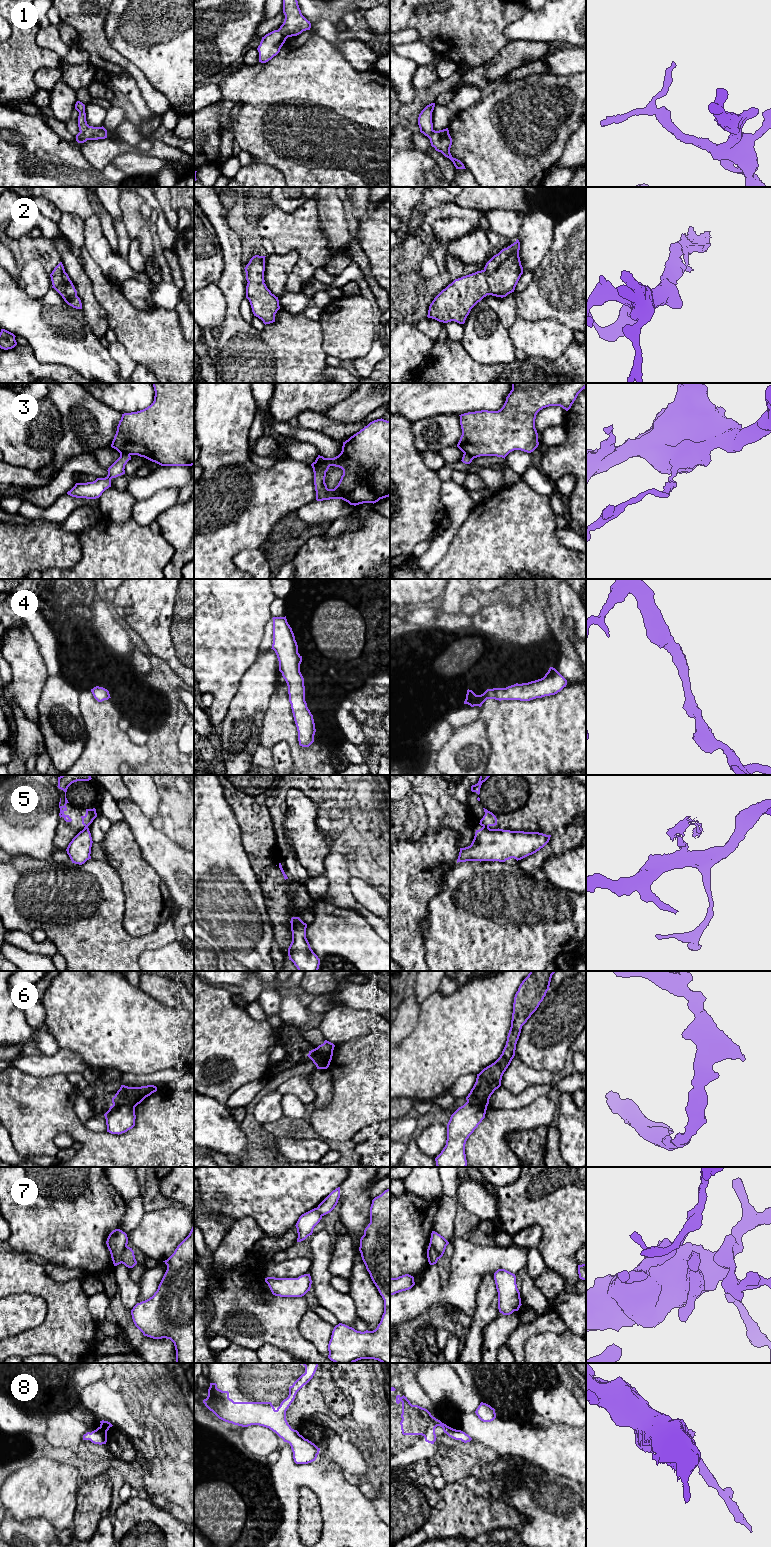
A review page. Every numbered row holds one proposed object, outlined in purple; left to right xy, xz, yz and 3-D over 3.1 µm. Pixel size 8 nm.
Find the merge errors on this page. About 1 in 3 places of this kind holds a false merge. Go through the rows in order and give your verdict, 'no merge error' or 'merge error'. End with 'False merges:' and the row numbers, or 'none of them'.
1: merge error
2: no merge error
3: merge error
4: no merge error
5: merge error
6: merge error
7: merge error
8: no merge error
False merges: 1, 3, 5, 6, 7

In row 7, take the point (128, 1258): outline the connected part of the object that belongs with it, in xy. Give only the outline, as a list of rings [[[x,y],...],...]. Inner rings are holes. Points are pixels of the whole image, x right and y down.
[[[128,1246],[123,1251],[122,1264],[124,1264],[128,1268],[133,1268],[137,1264],[134,1251]]]

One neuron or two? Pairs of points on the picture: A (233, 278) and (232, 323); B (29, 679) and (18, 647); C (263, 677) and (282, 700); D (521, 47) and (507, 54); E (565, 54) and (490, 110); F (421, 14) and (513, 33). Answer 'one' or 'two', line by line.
A: one
B: one
C: two
D: one
E: two
F: two

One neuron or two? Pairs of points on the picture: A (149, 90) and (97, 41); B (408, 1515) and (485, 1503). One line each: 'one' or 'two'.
A: one
B: one

